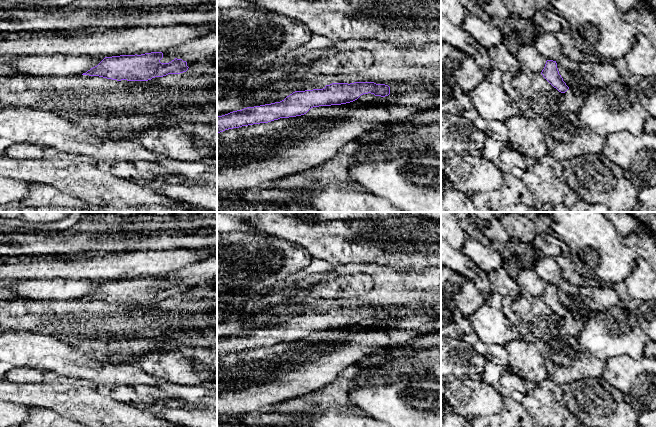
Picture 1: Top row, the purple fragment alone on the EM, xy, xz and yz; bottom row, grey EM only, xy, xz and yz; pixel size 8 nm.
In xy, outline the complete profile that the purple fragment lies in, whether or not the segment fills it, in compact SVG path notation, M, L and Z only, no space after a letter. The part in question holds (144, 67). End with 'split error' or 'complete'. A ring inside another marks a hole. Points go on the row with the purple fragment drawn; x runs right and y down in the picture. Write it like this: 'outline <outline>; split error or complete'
outline M162 52L105 57L97 66L82 75L117 81L148 81L168 74L180 74L189 68L182 59L175 58L169 63L161 63L162 58Z; complete

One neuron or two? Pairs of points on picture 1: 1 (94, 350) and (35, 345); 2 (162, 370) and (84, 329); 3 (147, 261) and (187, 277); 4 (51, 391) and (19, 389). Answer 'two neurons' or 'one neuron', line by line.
1: two neurons
2: two neurons
3: two neurons
4: one neuron

